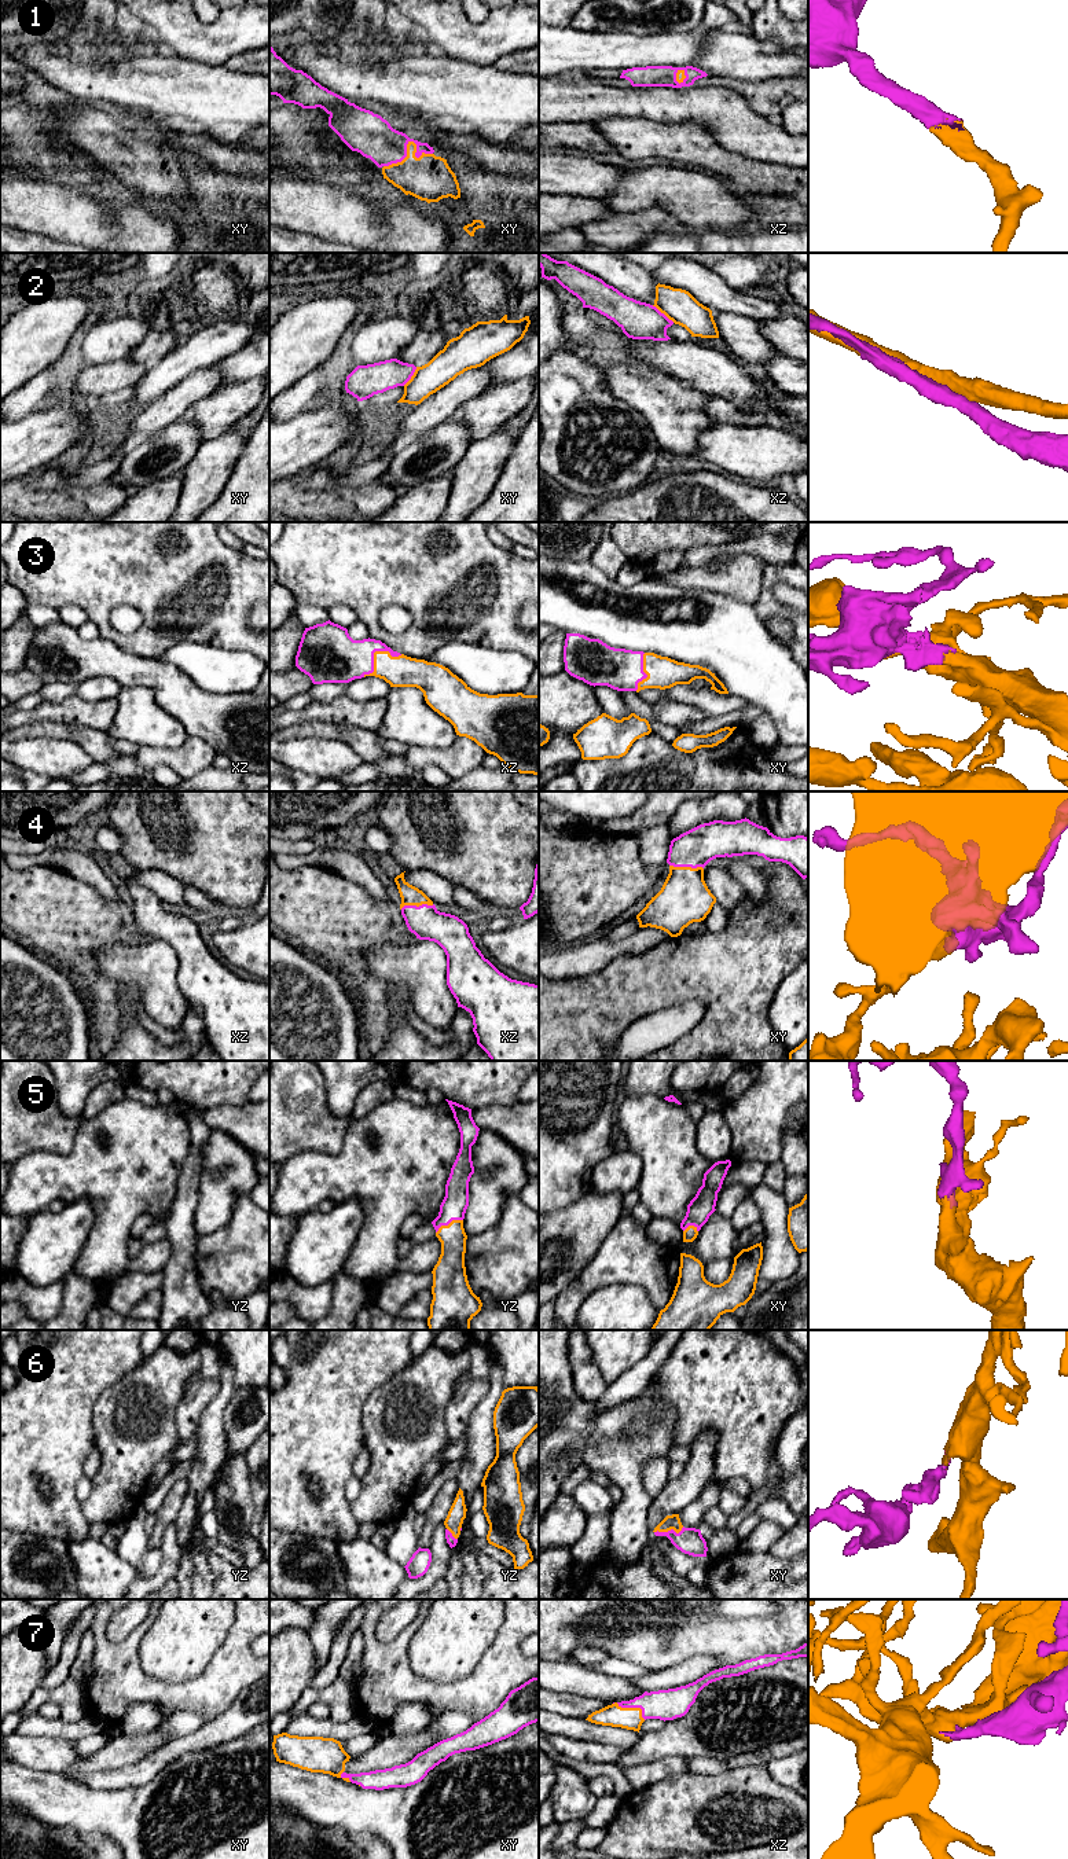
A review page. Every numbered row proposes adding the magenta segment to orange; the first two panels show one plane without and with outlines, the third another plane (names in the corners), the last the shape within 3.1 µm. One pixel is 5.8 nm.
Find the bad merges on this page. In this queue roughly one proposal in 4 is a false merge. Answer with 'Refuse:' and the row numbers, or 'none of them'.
Refuse: 2

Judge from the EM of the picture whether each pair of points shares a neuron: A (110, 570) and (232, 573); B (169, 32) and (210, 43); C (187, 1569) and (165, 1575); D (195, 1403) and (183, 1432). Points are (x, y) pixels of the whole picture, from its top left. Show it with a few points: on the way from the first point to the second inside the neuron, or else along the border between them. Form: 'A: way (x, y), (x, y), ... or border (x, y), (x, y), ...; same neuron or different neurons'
A: way (140, 565), (202, 565); same neuron
B: way (179, 32), (201, 41); same neuron
C: border (183, 1549), (178, 1572), (173, 1576); different neurons
D: way (190, 1410), (186, 1425); same neuron

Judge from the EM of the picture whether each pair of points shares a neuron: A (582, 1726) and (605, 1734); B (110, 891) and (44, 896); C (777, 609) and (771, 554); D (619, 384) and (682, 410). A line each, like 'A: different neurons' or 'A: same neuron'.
A: same neuron
B: different neurons
C: different neurons
D: same neuron

